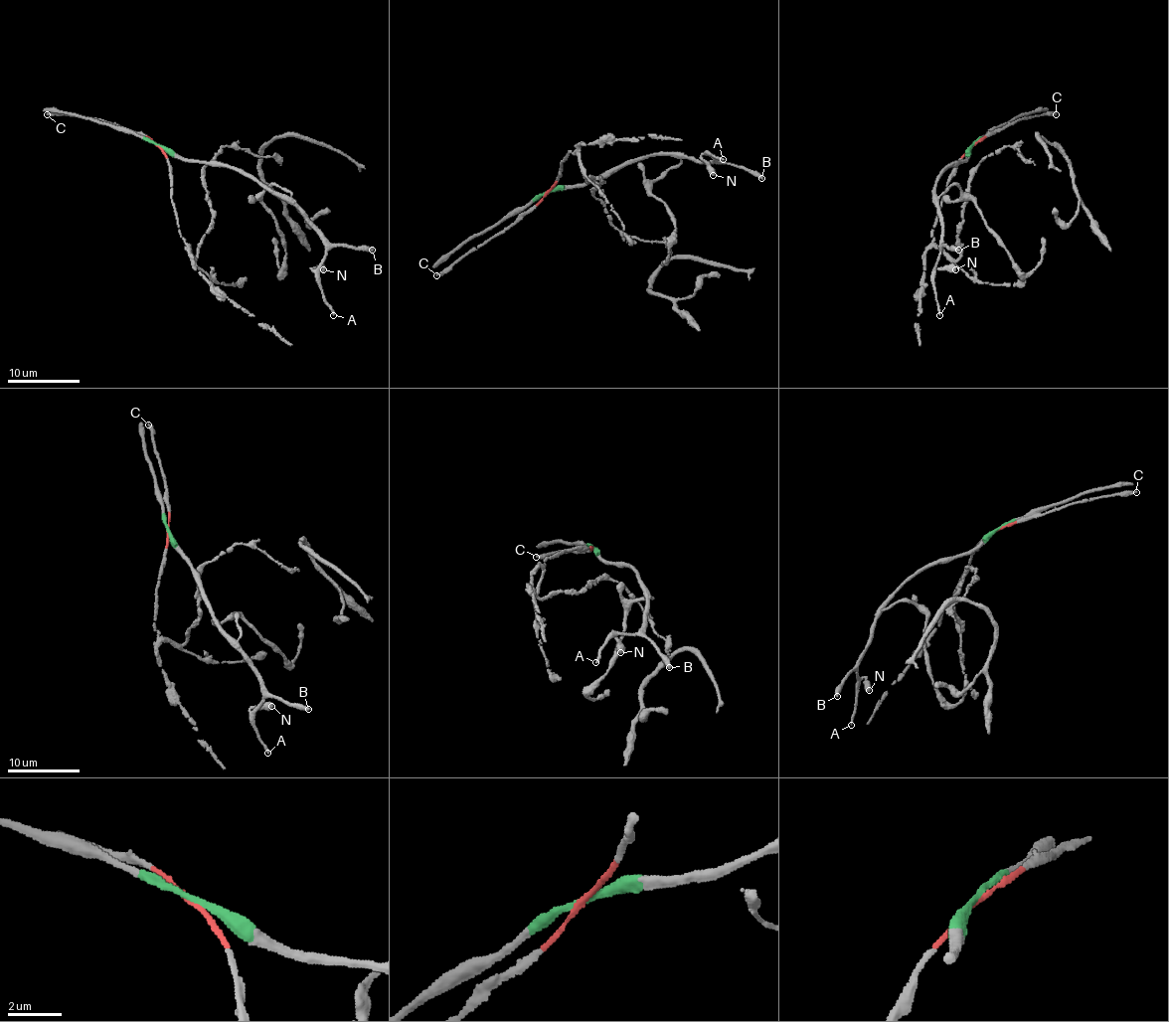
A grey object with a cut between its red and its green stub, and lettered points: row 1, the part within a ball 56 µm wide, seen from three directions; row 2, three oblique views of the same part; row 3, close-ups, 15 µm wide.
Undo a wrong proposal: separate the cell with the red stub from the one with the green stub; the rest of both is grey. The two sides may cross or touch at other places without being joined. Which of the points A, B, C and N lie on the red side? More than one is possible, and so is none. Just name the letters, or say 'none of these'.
C

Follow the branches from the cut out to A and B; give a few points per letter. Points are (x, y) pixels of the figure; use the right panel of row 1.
A: (971, 144), (962, 160), (953, 162), (937, 177), (935, 207), (941, 222), (933, 286), (939, 315)
B: (971, 144), (964, 159), (950, 164), (935, 182), (941, 242), (959, 251)

